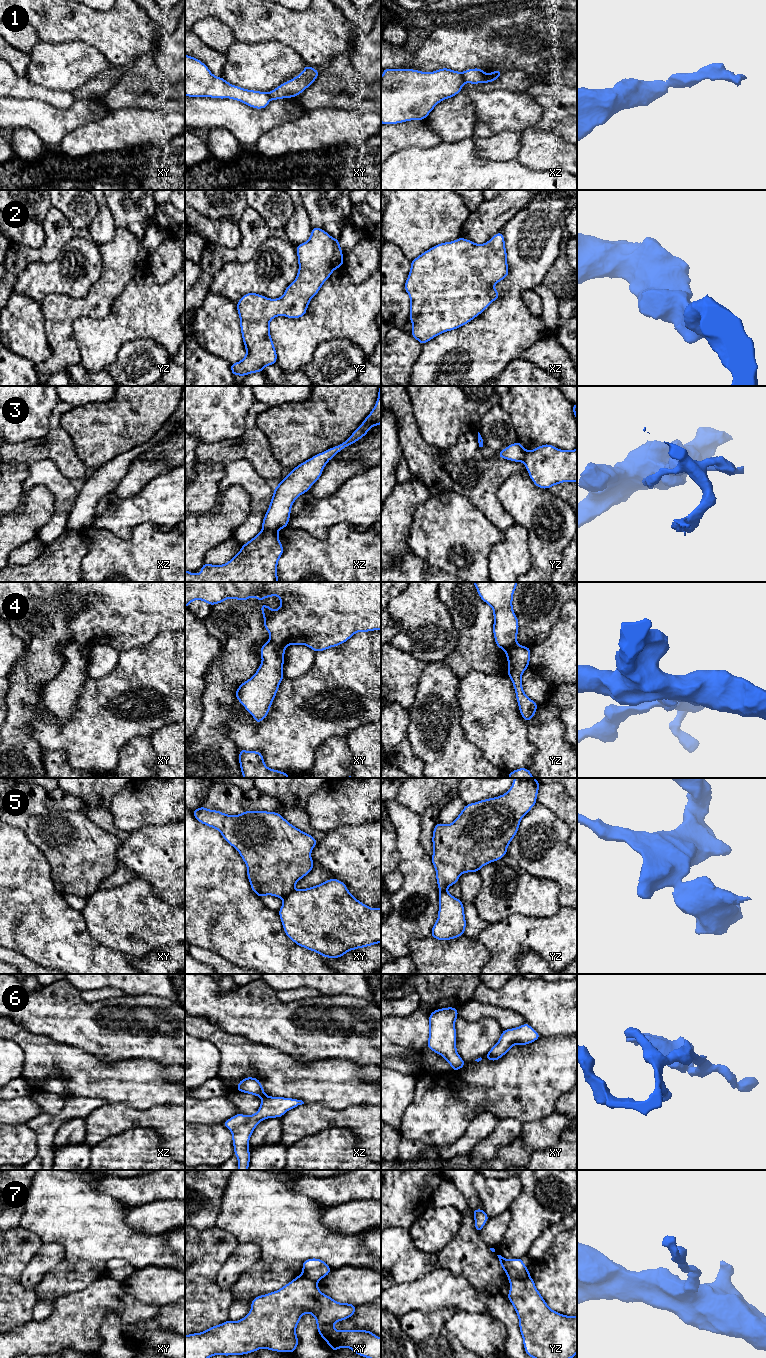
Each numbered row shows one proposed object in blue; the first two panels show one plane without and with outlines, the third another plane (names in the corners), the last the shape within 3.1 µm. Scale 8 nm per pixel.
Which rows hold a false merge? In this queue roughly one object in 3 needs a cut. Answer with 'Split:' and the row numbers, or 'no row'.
Split: 1, 3, 4, 5, 6, 7

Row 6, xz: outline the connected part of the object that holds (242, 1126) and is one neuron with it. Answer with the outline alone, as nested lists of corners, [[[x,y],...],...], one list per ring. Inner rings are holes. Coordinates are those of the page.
[[[265,1096],[262,1098],[258,1111],[253,1115],[237,1113],[222,1125],[232,1132],[234,1155],[238,1159],[238,1170],[248,1170],[250,1137],[257,1125],[268,1118],[281,1118],[287,1111],[304,1104],[302,1100]]]

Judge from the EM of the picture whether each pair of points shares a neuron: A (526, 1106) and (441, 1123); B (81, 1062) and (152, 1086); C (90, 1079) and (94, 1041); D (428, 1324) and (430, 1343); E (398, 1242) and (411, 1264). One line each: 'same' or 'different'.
A: same
B: same
C: different
D: same
E: same

